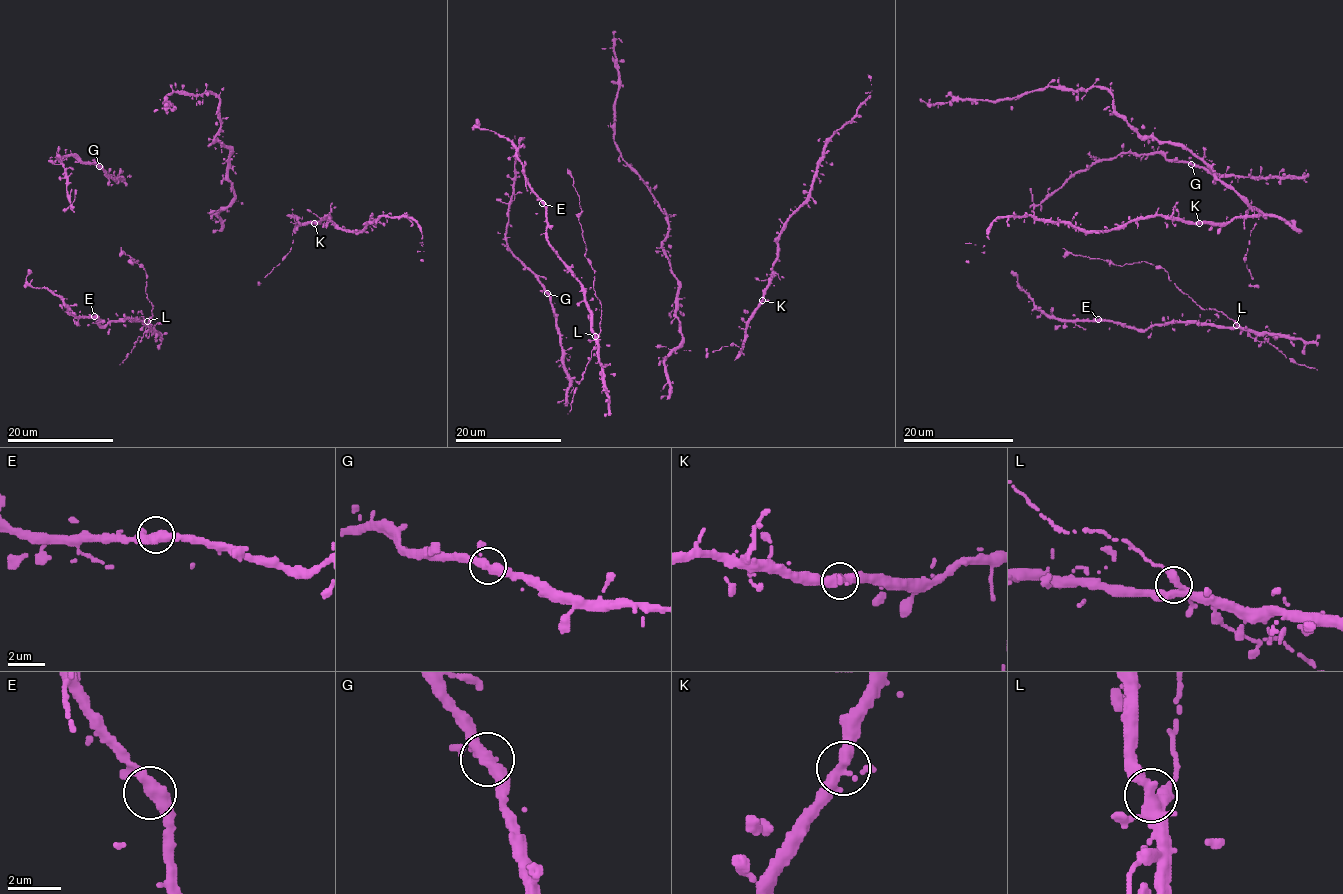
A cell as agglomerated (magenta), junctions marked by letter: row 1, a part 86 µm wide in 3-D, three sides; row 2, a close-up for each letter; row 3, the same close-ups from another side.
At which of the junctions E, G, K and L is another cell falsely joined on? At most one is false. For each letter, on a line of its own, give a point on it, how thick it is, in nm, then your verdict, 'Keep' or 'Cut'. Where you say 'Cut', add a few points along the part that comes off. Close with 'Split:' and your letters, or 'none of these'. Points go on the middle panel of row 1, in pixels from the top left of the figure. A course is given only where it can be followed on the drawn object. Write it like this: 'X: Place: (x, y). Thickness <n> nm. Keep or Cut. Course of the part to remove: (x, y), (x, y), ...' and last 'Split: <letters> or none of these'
E: Place: (542, 203). Thickness 360 nm. Keep
G: Place: (547, 293). Thickness 340 nm. Keep
K: Place: (762, 300). Thickness 320 nm. Keep
L: Place: (595, 336). Thickness 280 nm. Keep
Split: none of these

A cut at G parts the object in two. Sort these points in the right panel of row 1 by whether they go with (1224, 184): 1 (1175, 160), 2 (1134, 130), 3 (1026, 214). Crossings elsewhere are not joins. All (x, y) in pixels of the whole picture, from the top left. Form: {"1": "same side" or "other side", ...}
{"1": "other side", "2": "same side", "3": "same side"}

